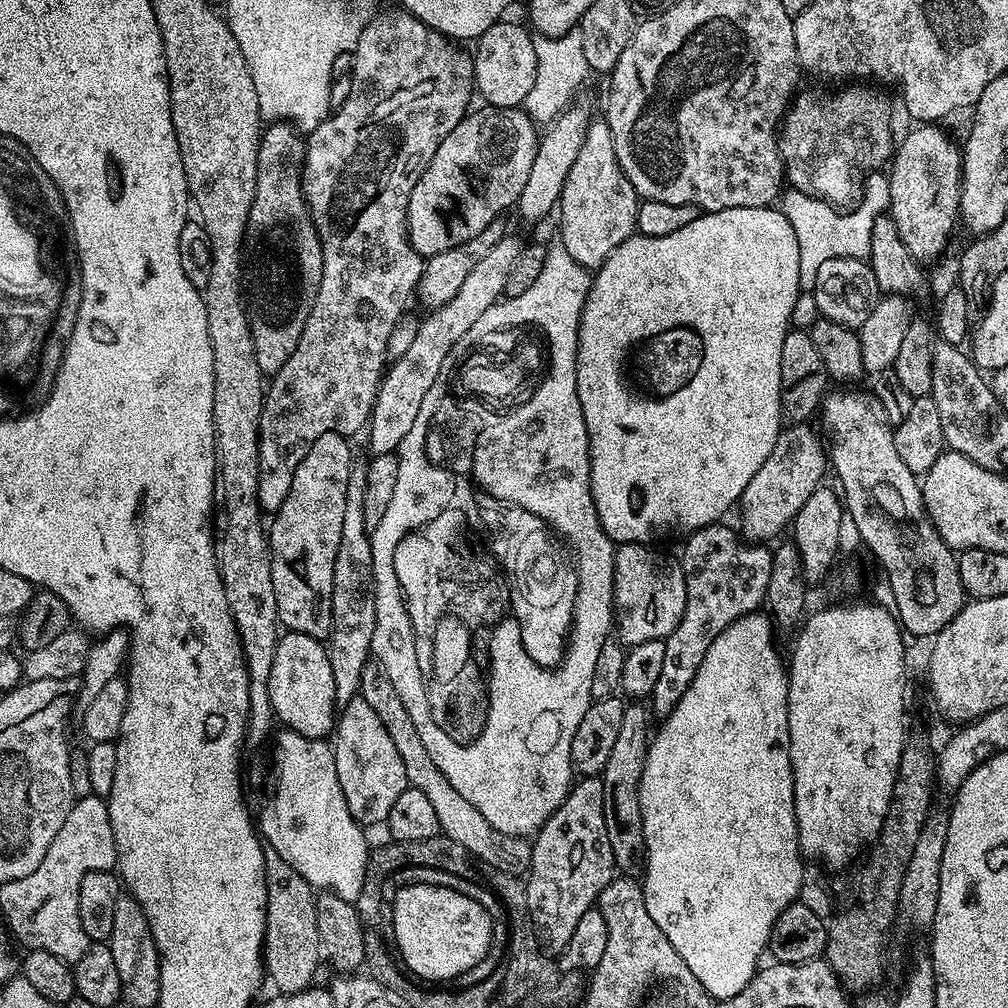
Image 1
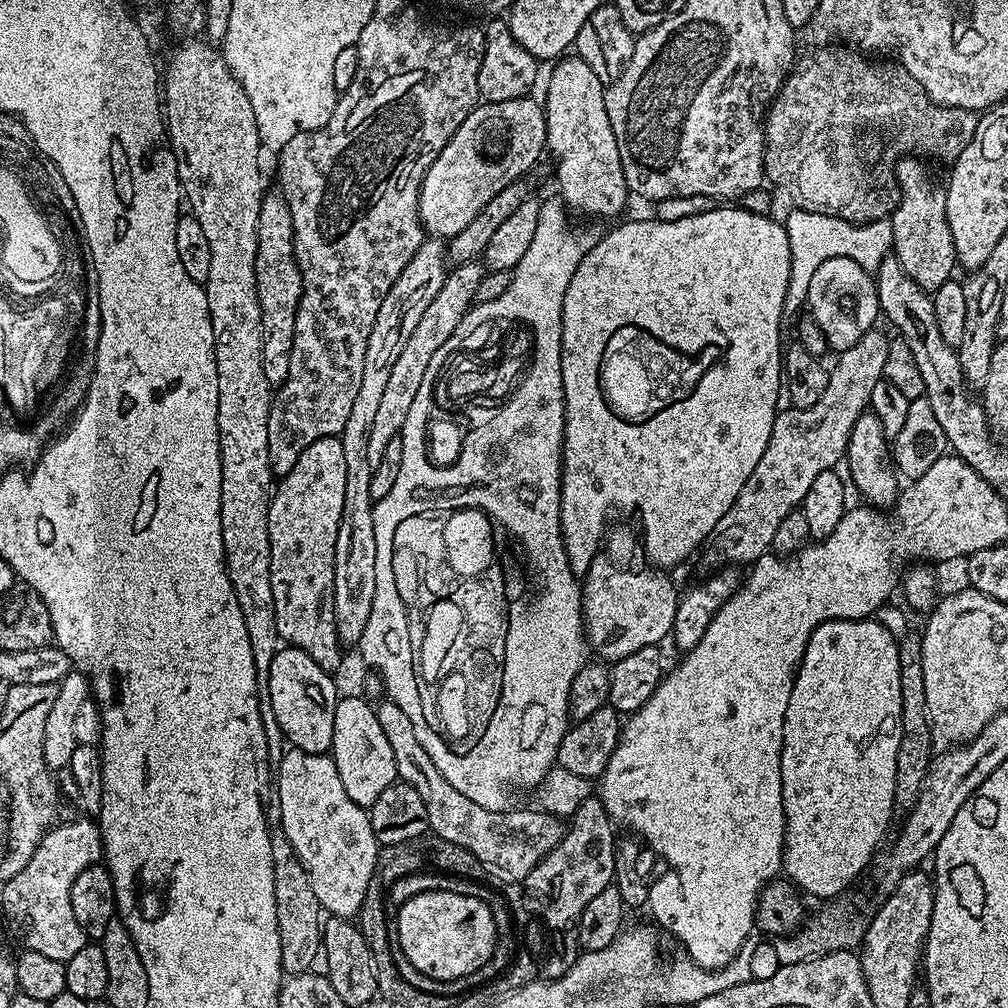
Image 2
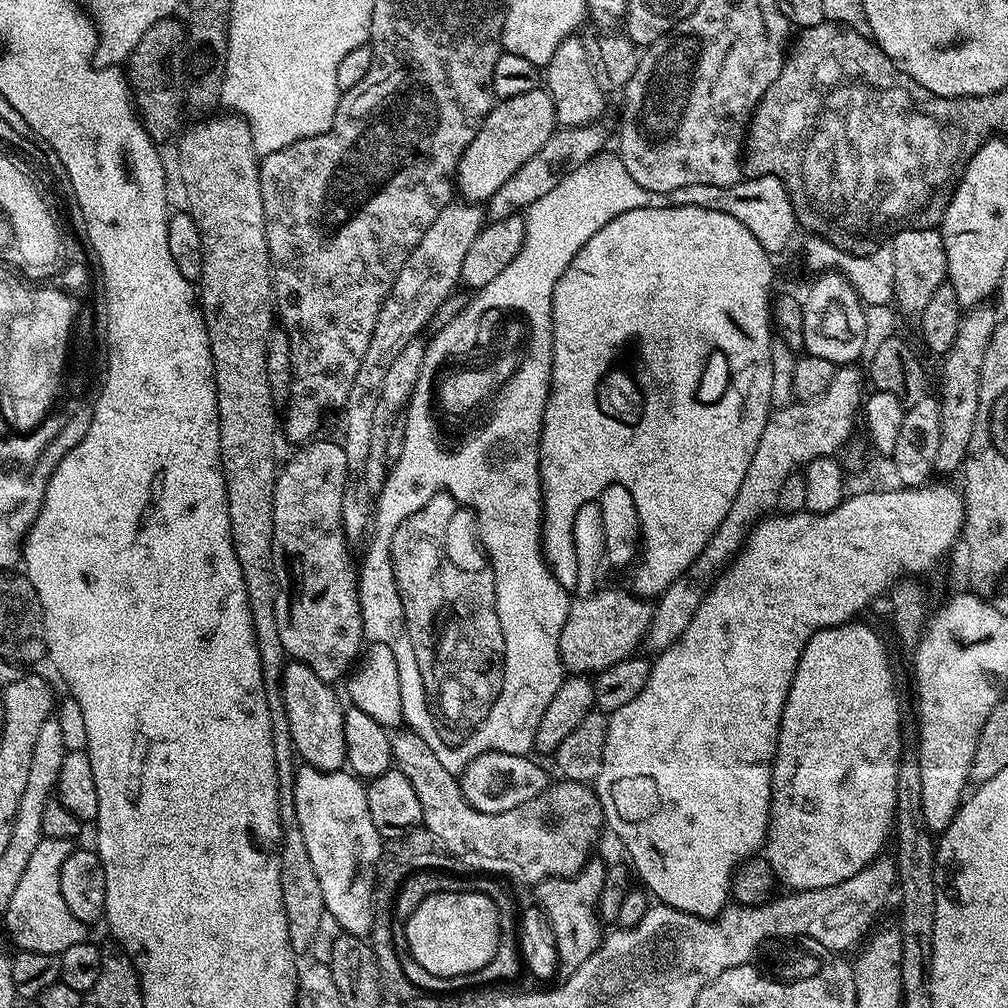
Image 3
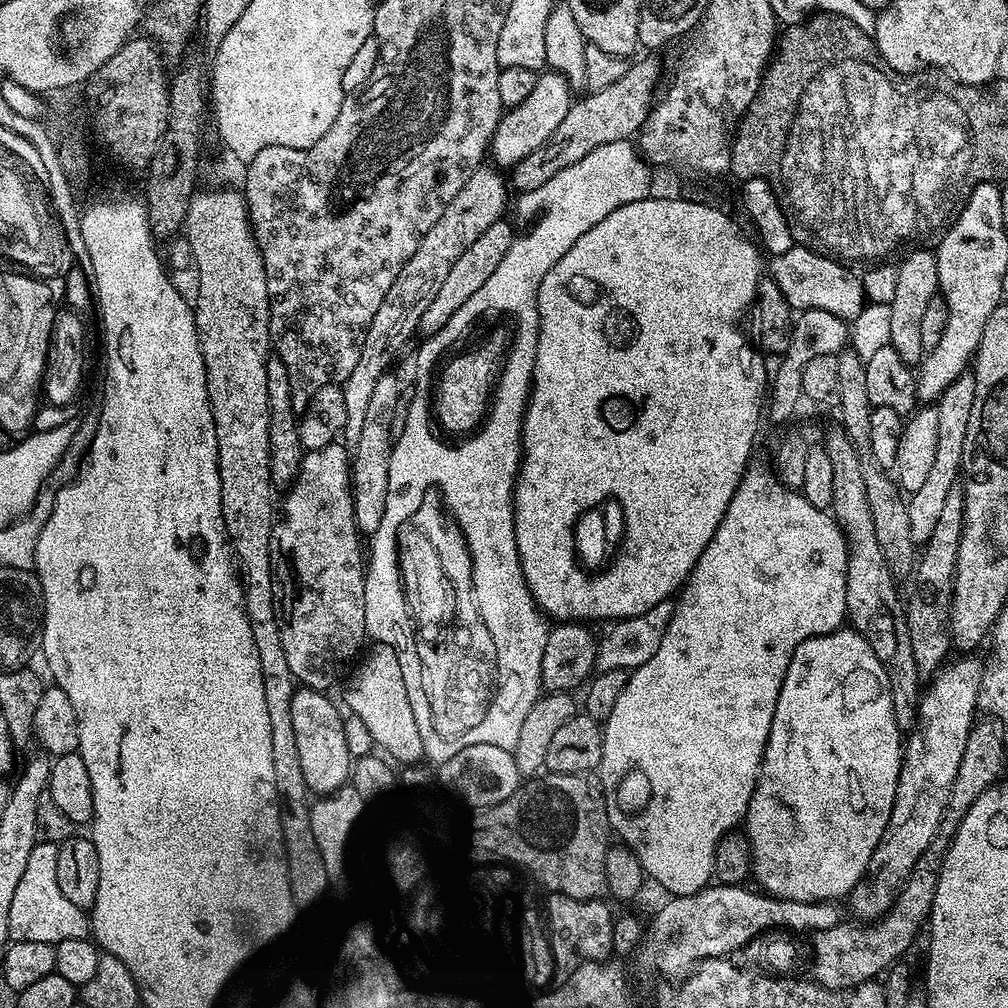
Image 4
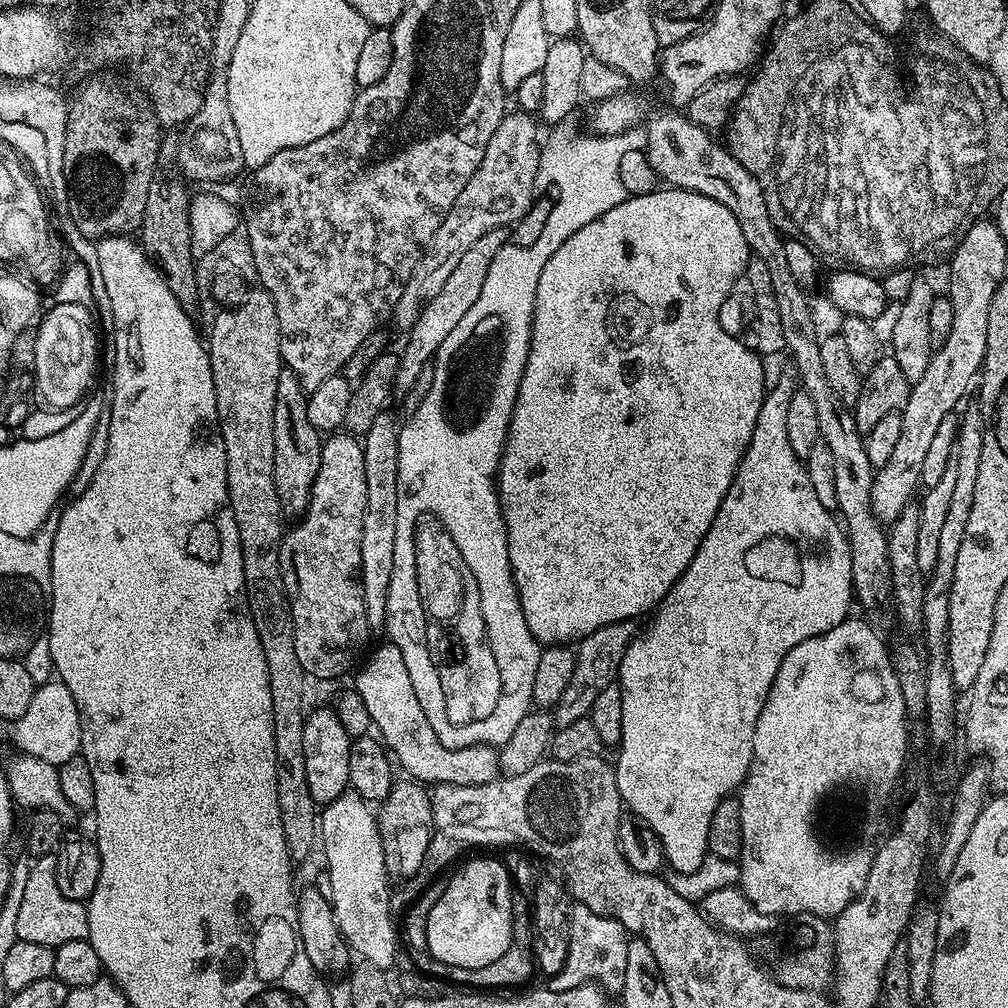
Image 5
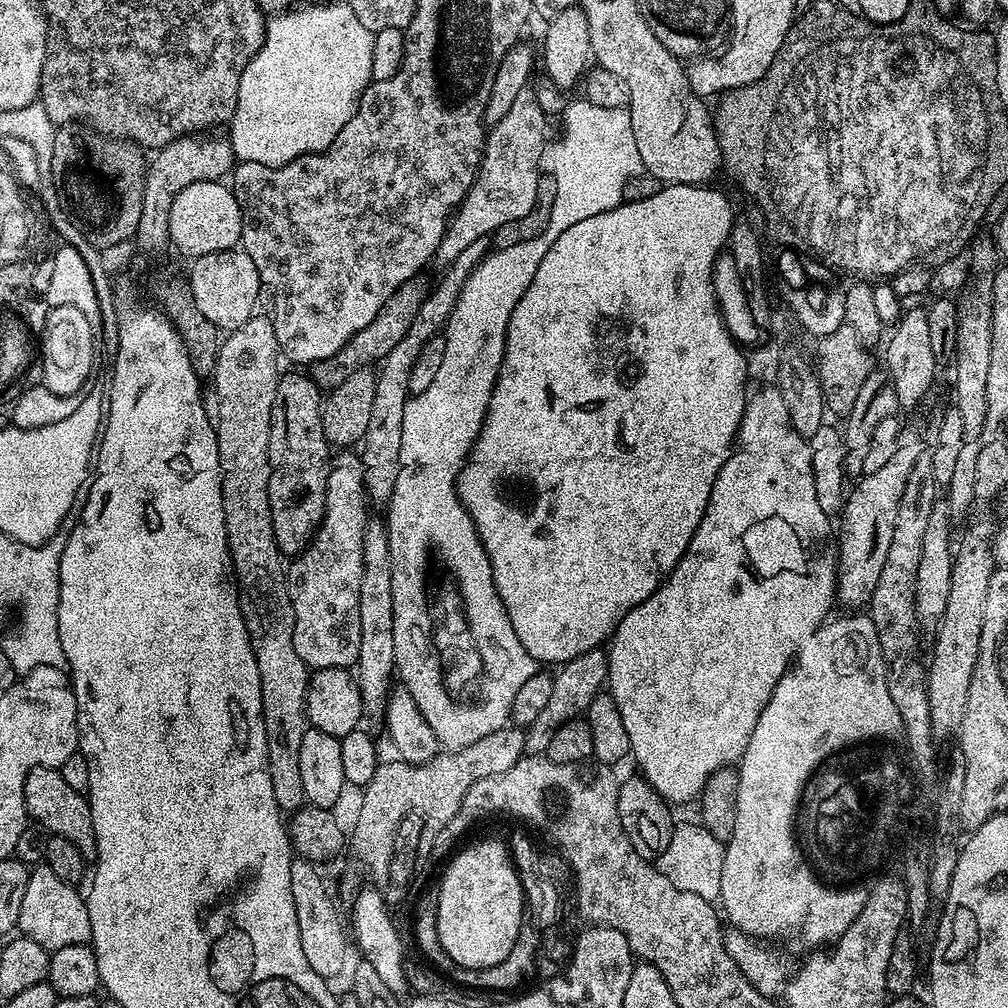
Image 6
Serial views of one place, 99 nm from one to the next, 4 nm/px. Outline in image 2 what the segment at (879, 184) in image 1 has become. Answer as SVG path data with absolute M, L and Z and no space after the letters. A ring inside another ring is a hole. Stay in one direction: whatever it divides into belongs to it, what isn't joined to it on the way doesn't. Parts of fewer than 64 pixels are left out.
M792 210L788 220L786 219L786 227L792 255L790 282L786 286L788 308L792 308L792 304L798 304L802 309L805 307L810 278L813 277L814 270L819 266L821 260L850 258L872 274L892 252L894 230L891 219L888 218L872 220L868 224L851 224L849 220L840 220L836 216Z

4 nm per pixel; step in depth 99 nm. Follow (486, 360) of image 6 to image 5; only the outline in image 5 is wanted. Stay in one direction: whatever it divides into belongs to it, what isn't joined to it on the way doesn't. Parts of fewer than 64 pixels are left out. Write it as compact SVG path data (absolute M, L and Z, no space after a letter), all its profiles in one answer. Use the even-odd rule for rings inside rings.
M575 115L567 116L549 131L548 138L541 143L538 174L535 175L536 187L544 190L551 184L561 184L557 196L554 196L550 218L546 218L546 226L542 226L542 234L538 234L530 246L509 242L502 246L502 250L498 250L498 254L494 254L494 262L490 262L490 271L486 274L482 294L478 294L478 302L470 306L462 322L454 326L454 331L435 354L435 359L440 362L452 360L468 364L472 362L472 343L480 340L482 332L490 328L502 330L503 361L495 389L490 393L487 413L483 419L471 421L468 428L459 433L448 421L446 389L443 381L436 378L418 410L403 421L398 438L398 531L394 537L394 548L400 548L400 552L408 552L408 548L412 548L412 522L415 516L425 513L427 509L442 513L444 524L451 528L451 539L467 556L468 564L472 564L472 570L476 572L482 617L488 620L488 632L492 632L490 647L496 648L495 659L499 661L499 673L503 675L503 695L498 701L495 715L480 723L480 728L476 728L472 736L456 736L456 732L448 732L448 736L444 736L444 732L440 732L443 747L448 744L462 744L464 747L472 744L502 746L510 734L514 734L518 722L522 722L524 715L533 707L534 673L538 670L542 645L534 638L534 634L530 634L530 626L526 626L512 577L508 557L508 527L500 508L500 495L496 493L496 471L500 469L504 441L508 438L512 411L516 408L522 374L530 354L534 298L542 266L550 262L550 254L554 254L554 250L558 250L558 246L562 246L570 234L627 199L621 170L622 158L631 151L641 152L648 145L647 131L643 127L633 126L622 134L612 136L586 136L580 135L576 119Z

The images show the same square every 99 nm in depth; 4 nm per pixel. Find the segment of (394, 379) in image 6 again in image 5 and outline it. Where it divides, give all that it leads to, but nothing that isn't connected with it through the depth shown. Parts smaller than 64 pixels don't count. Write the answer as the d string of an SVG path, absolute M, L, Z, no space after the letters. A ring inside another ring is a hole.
M495 228L486 230L466 254L462 254L461 260L455 266L453 272L448 275L447 281L442 286L442 291L435 296L418 314L418 322L407 329L408 341L404 344L404 349L399 349L400 365L398 366L395 381L395 391L403 394L410 390L418 376L433 363L436 352L446 342L446 338L454 331L454 326L462 322L463 316L470 311L470 306L478 302L478 294L482 294L482 286L486 282L486 274L490 271L490 262L494 262L494 254L502 250L504 244L509 243L510 232L508 228Z

